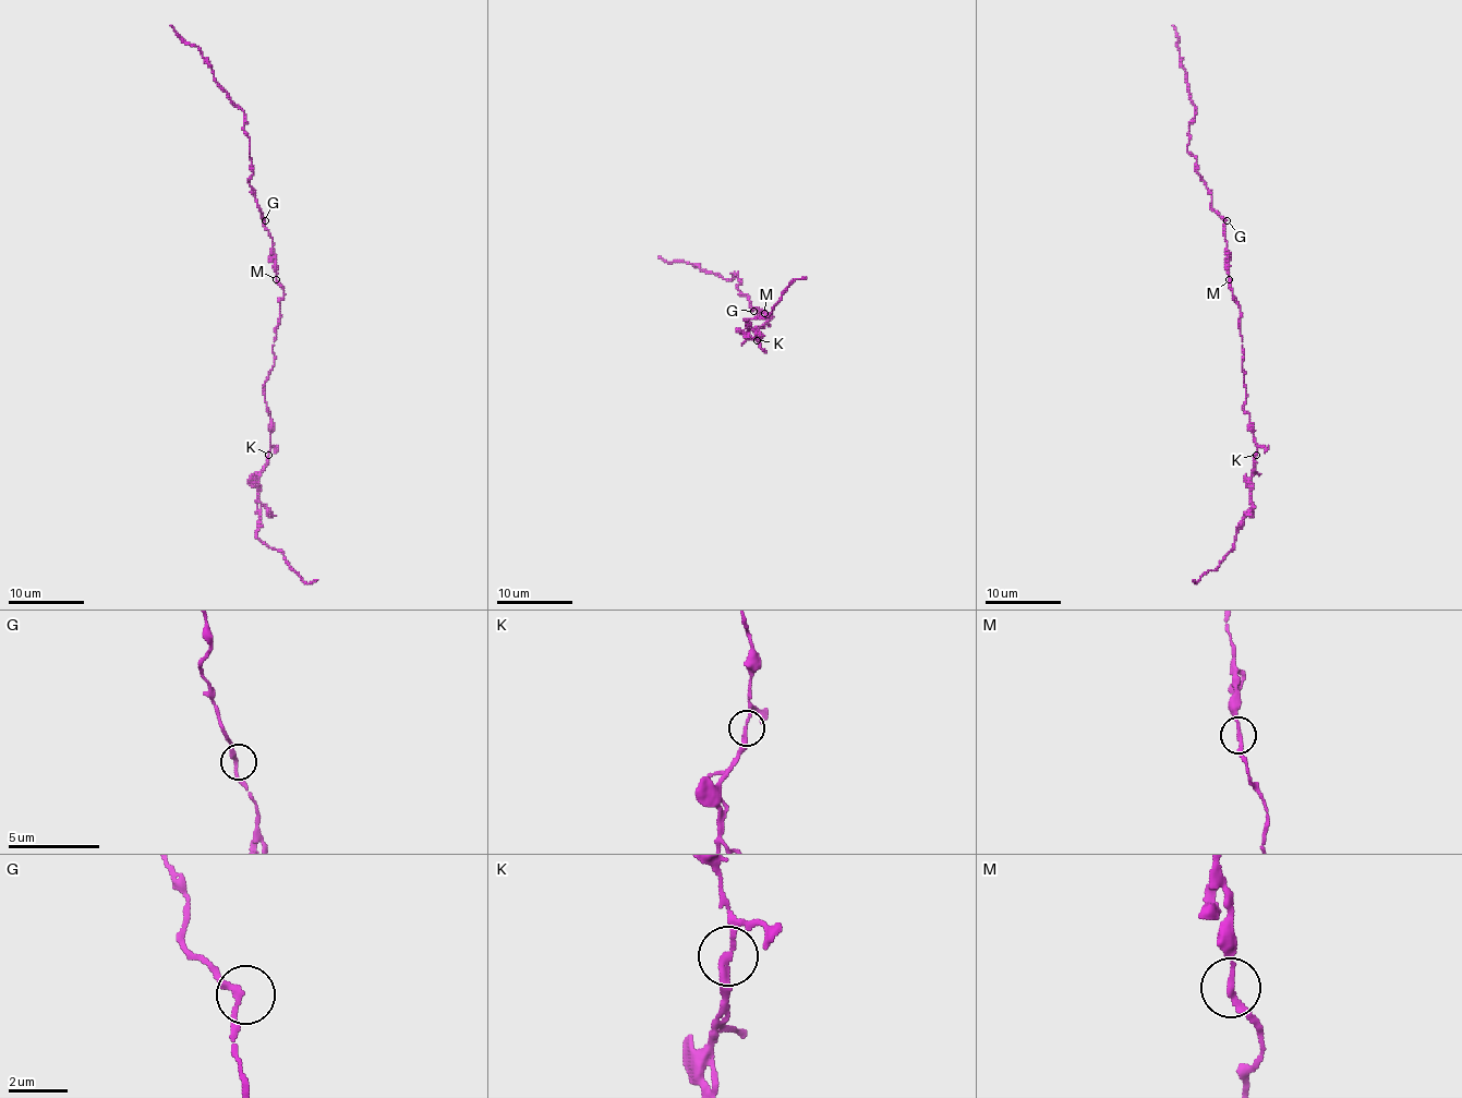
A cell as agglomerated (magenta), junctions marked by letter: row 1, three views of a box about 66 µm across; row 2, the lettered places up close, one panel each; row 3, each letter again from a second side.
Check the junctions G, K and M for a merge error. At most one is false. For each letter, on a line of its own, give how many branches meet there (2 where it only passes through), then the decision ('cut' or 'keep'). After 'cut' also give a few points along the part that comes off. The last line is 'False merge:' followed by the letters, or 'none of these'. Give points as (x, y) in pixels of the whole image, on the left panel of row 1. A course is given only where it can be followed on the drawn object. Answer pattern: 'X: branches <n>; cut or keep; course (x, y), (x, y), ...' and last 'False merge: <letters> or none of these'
G: branches 2; keep
K: branches 2; cut; course (268, 455), (258, 478), (255, 514)
M: branches 2; keep
False merge: K

